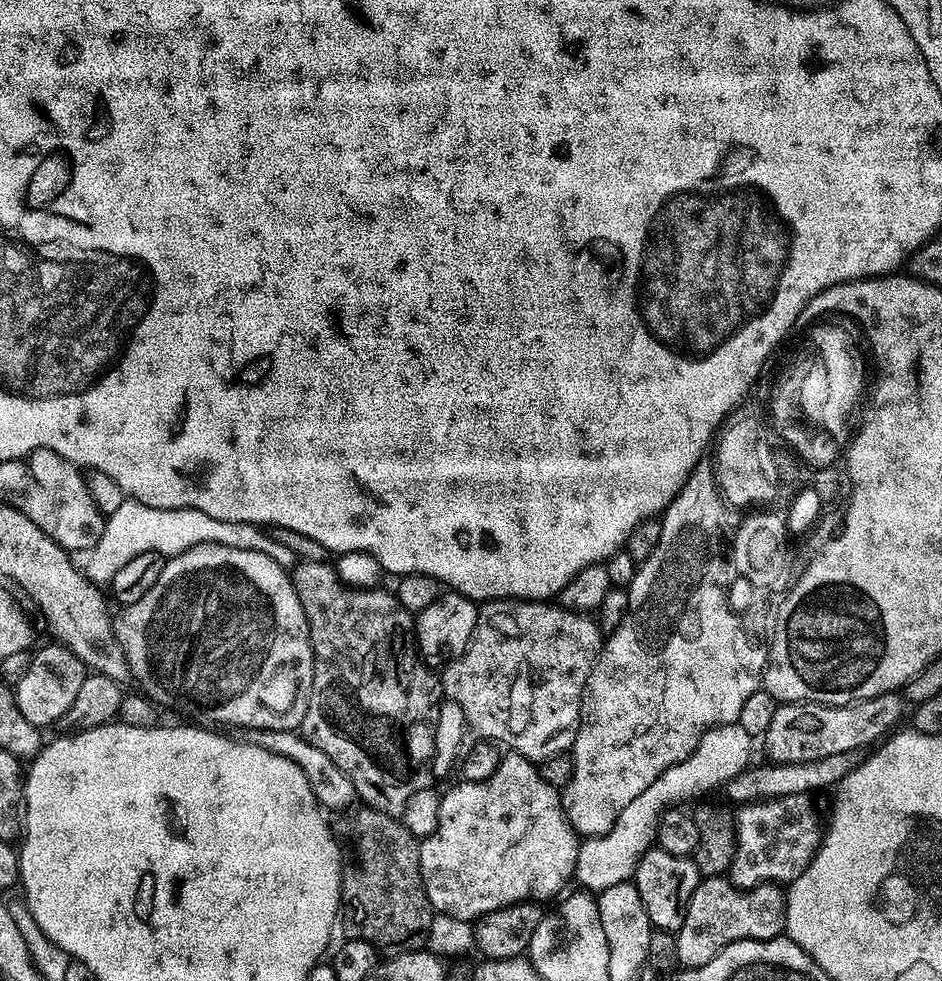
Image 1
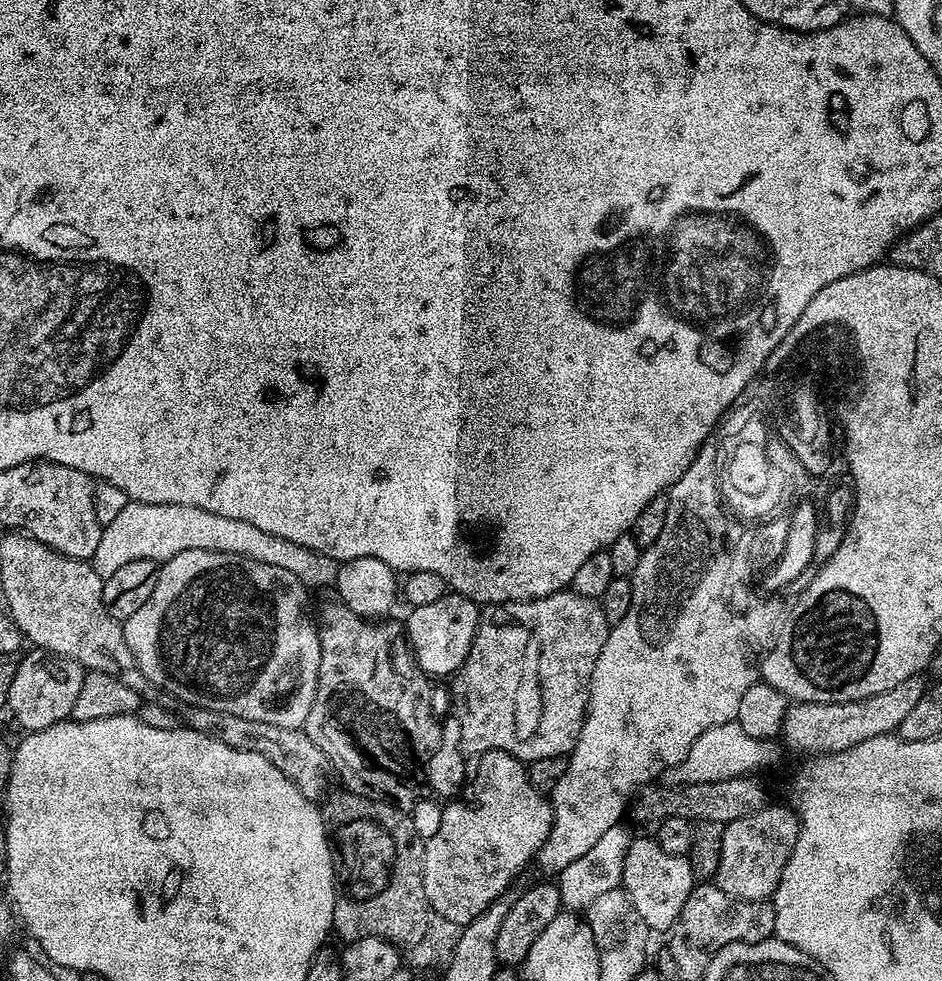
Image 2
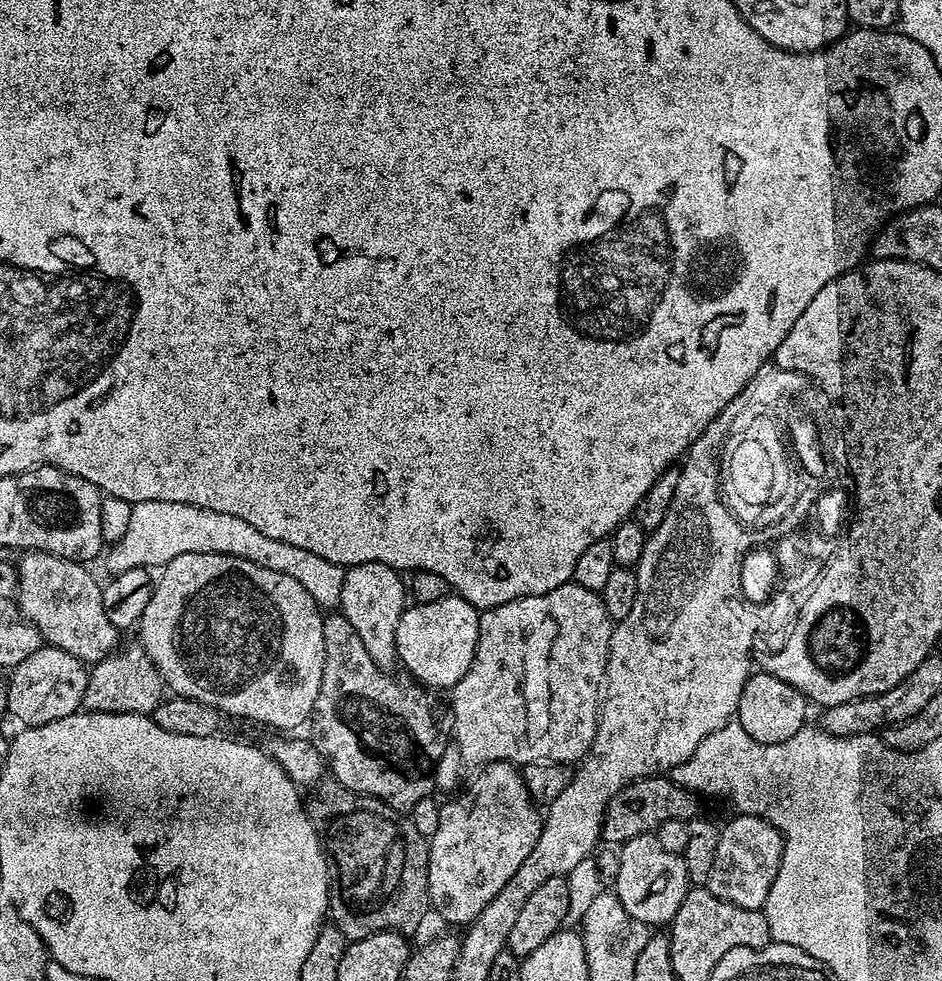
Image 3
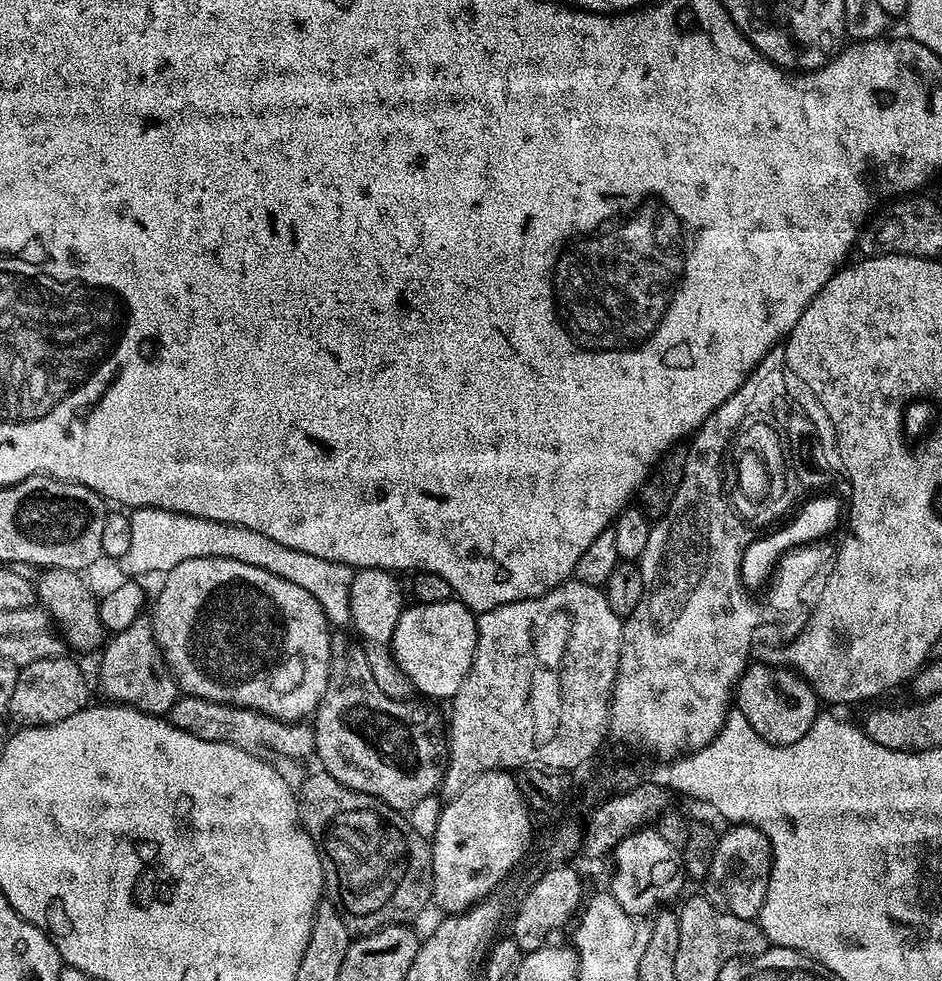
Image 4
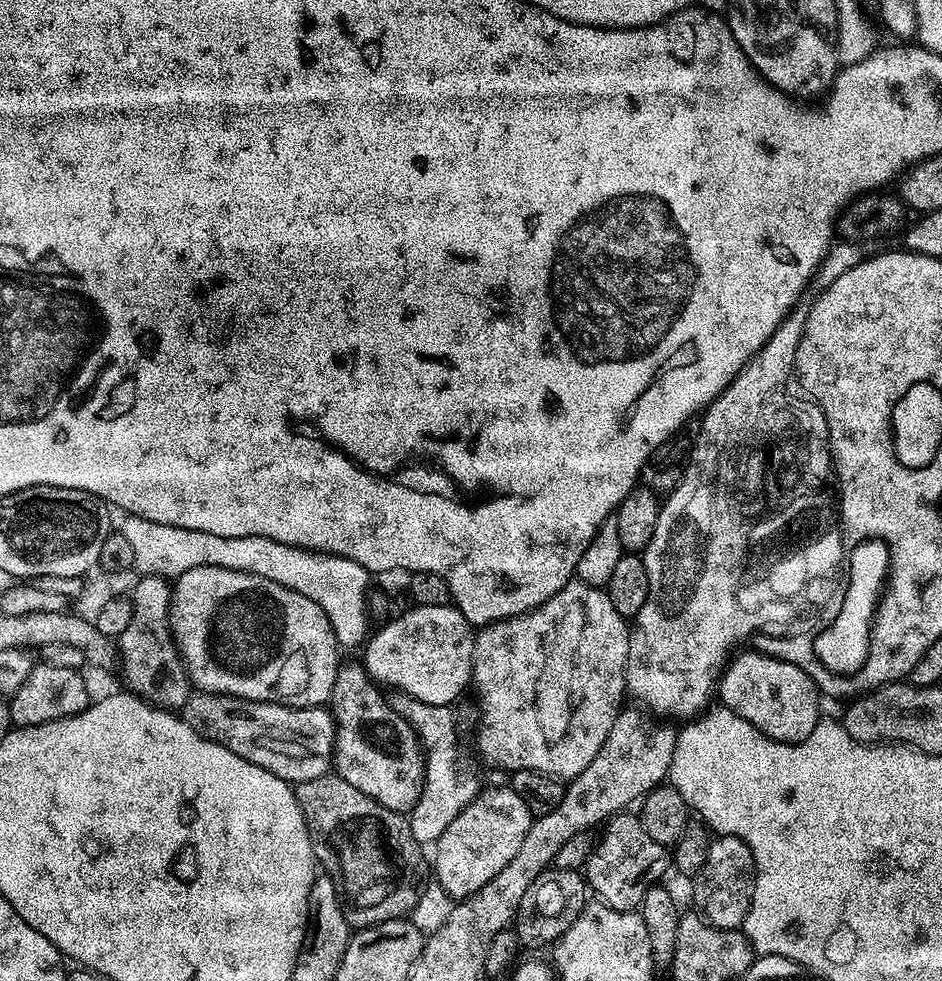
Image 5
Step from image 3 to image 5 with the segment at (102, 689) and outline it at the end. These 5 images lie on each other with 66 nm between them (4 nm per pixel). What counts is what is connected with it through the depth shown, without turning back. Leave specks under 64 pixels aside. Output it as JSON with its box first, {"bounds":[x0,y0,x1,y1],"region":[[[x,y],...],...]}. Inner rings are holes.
{"bounds":[118,575,190,710],"region":[[[141,575],[137,585],[130,589],[130,599],[130,626],[126,626],[118,637],[118,664],[124,667],[127,691],[147,700],[155,708],[180,710],[190,695],[190,681],[168,623],[168,606],[172,602],[169,581],[162,576]]]}

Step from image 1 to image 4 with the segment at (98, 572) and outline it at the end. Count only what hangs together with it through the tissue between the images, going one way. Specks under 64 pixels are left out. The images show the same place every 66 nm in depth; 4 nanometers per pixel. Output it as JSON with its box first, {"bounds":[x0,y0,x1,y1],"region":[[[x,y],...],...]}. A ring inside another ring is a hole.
{"bounds":[122,508,353,625],"region":[[[137,508],[128,516],[130,522],[130,546],[126,549],[122,561],[122,567],[129,577],[144,578],[140,576],[148,576],[151,572],[160,572],[159,574],[167,574],[174,566],[178,566],[178,562],[186,562],[186,558],[230,558],[234,562],[246,562],[250,566],[258,566],[258,570],[270,570],[270,574],[278,574],[278,578],[286,578],[286,582],[294,582],[294,586],[302,586],[302,590],[306,590],[306,594],[310,594],[314,598],[314,602],[318,602],[318,606],[322,606],[322,610],[326,614],[329,625],[336,624],[347,625],[351,618],[350,614],[350,586],[353,576],[353,569],[346,564],[338,562],[330,562],[326,558],[317,558],[314,554],[306,554],[303,550],[293,550],[290,546],[282,546],[282,542],[274,542],[274,538],[266,538],[266,534],[258,534],[258,530],[250,530],[246,526],[238,526],[237,524],[227,524],[226,522],[214,522],[206,518],[198,518],[197,516],[188,516],[184,512],[171,512],[170,510],[162,510],[161,508]]]}

